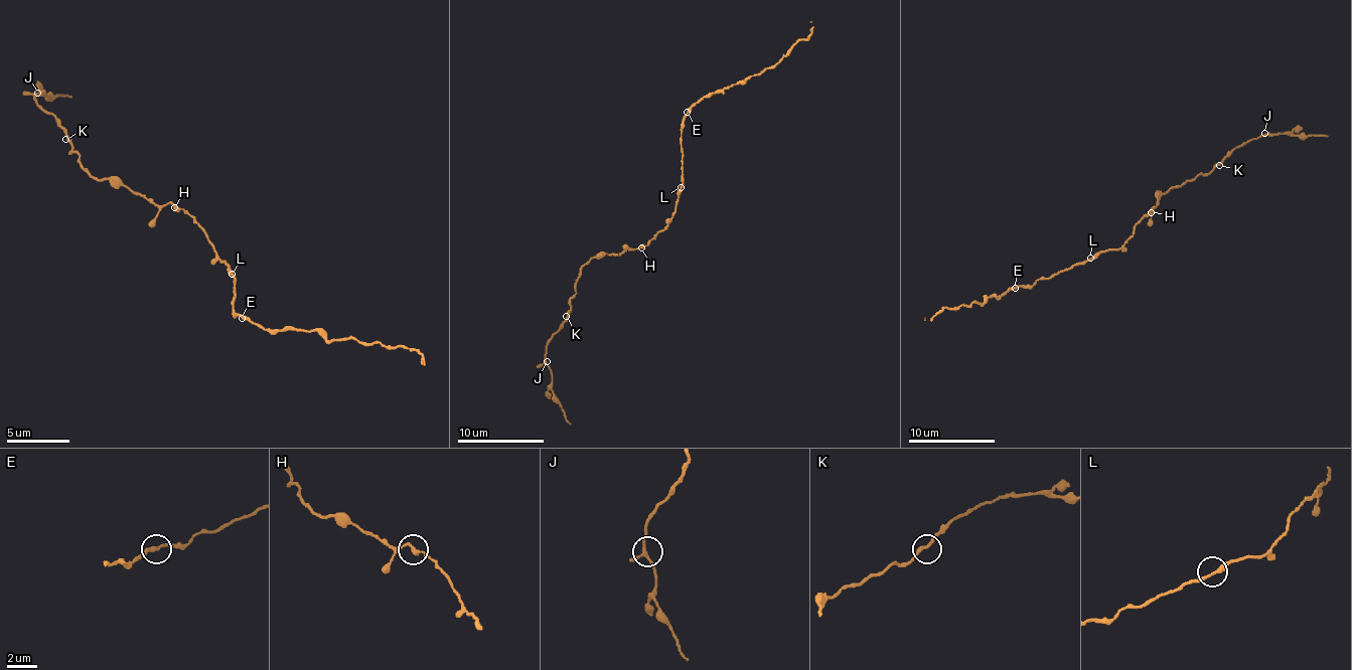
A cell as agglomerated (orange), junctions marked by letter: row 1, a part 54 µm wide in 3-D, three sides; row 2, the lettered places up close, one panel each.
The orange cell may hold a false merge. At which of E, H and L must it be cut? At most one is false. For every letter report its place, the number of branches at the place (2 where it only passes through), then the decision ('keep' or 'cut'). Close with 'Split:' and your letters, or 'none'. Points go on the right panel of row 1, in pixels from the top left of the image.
E: at (1015, 288); 2 branches meet; keep
H: at (1151, 212); 2 branches meet; keep
L: at (1090, 258); 2 branches meet; keep
Split: none

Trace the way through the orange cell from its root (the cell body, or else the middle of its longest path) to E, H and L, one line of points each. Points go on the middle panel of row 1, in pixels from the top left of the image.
E: (665, 225), (673, 214), (679, 189), (683, 185), (681, 131), (683, 116), (687, 112)
H: (665, 225), (641, 247)
L: (665, 225), (673, 214), (681, 187)

